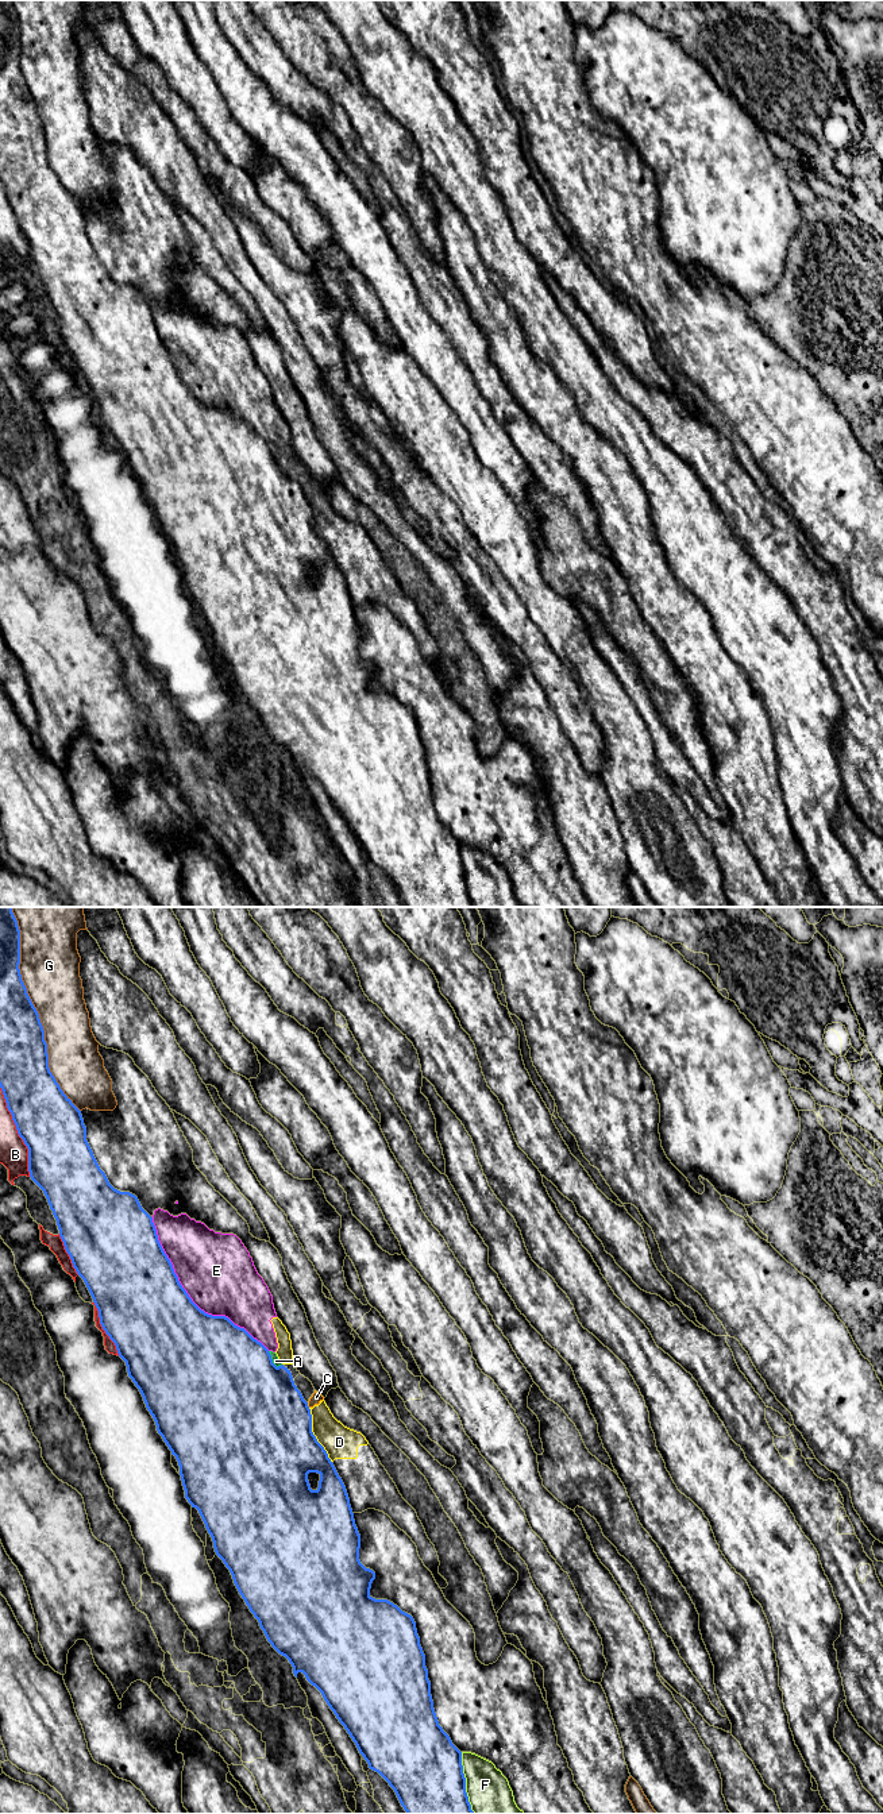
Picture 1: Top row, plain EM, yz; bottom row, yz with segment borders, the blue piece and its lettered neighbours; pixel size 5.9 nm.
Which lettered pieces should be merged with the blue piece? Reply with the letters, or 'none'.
none

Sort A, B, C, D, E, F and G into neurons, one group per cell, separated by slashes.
A C D E / B / F / G

